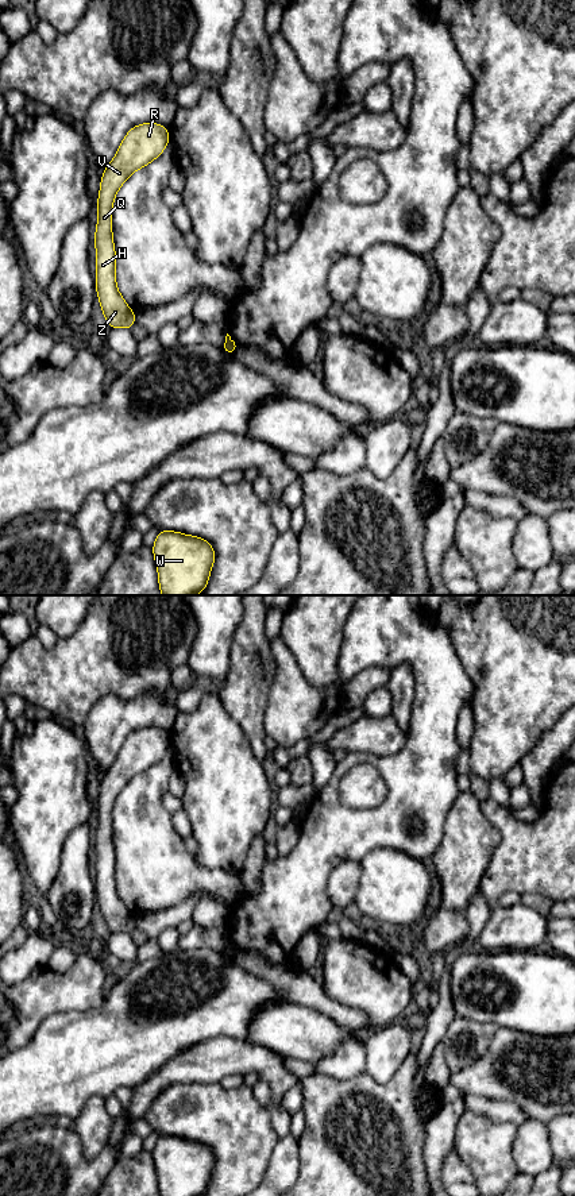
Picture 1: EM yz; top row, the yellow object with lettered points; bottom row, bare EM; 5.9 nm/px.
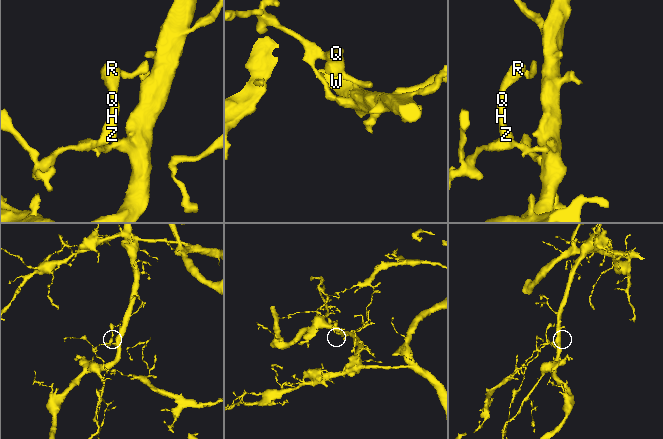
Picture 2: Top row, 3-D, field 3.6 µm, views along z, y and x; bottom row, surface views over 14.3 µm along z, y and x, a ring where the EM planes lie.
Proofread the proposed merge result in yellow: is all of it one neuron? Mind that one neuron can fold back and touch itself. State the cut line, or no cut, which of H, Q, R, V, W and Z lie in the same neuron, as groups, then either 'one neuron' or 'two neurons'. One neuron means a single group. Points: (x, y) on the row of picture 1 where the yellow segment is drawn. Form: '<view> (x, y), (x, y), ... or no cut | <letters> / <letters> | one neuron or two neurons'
yz (222, 346), (232, 352) | H Q R V Z / W | two neurons

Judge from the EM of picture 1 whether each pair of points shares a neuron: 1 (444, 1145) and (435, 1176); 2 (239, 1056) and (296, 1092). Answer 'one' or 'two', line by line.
1: one
2: two

